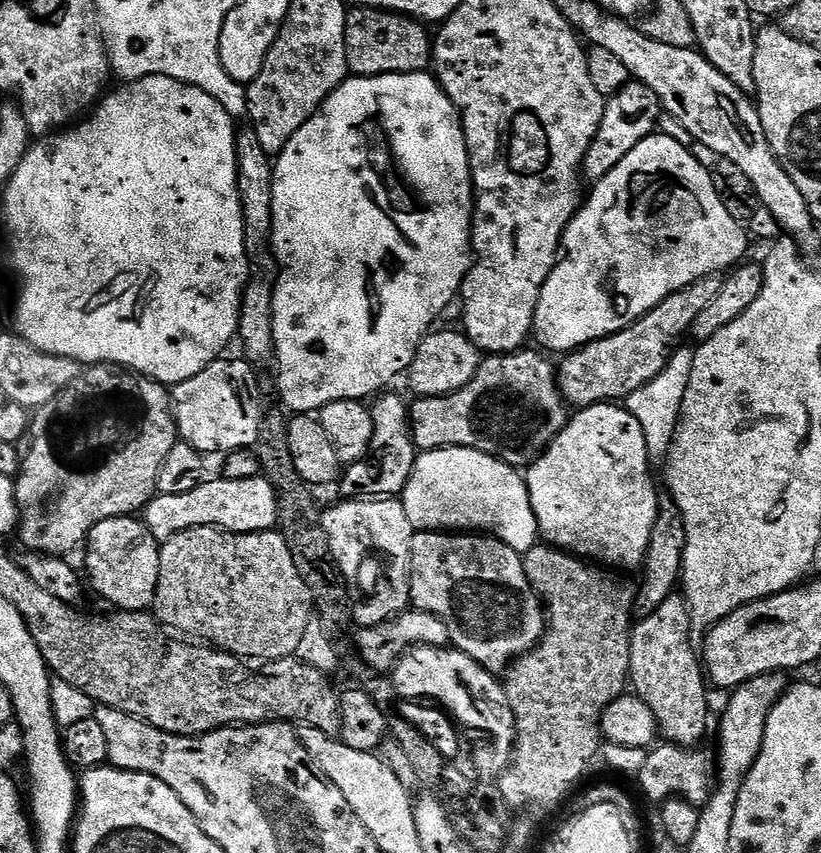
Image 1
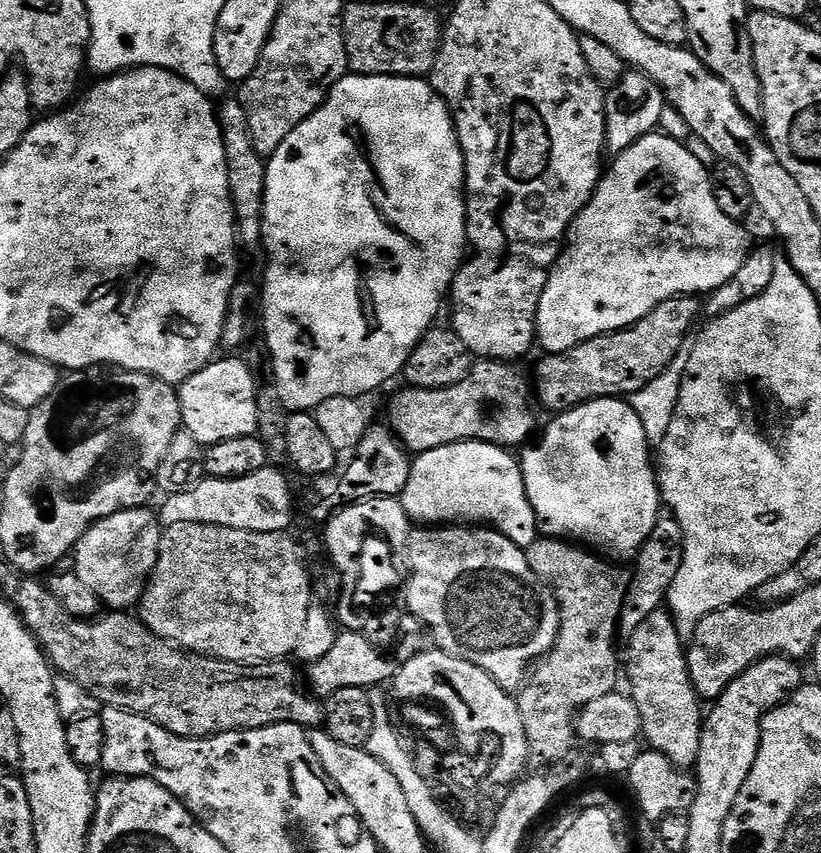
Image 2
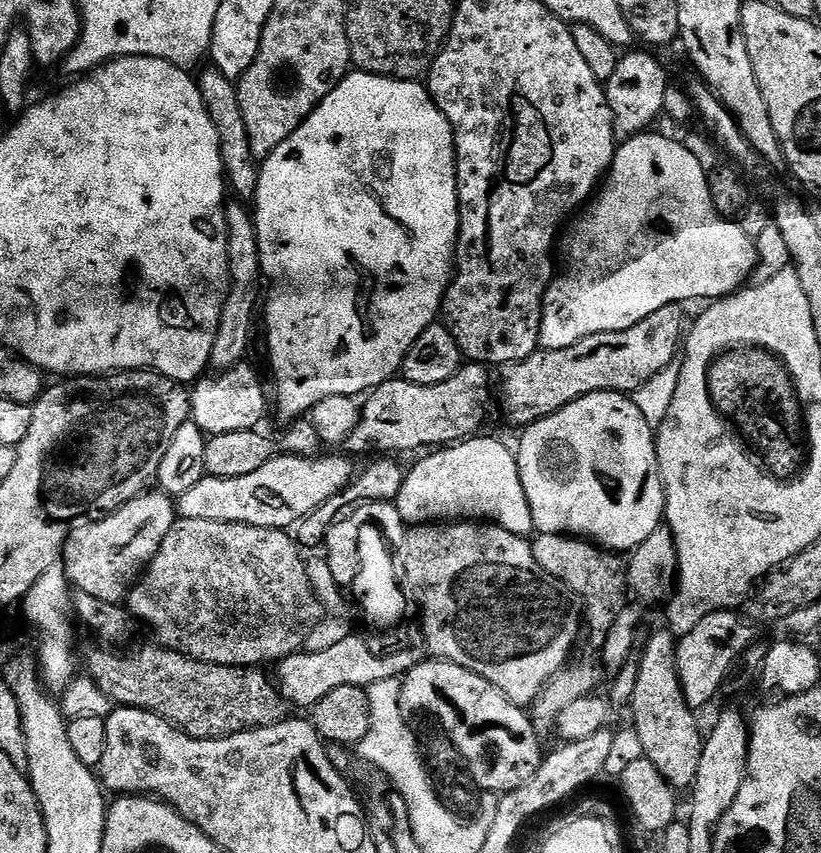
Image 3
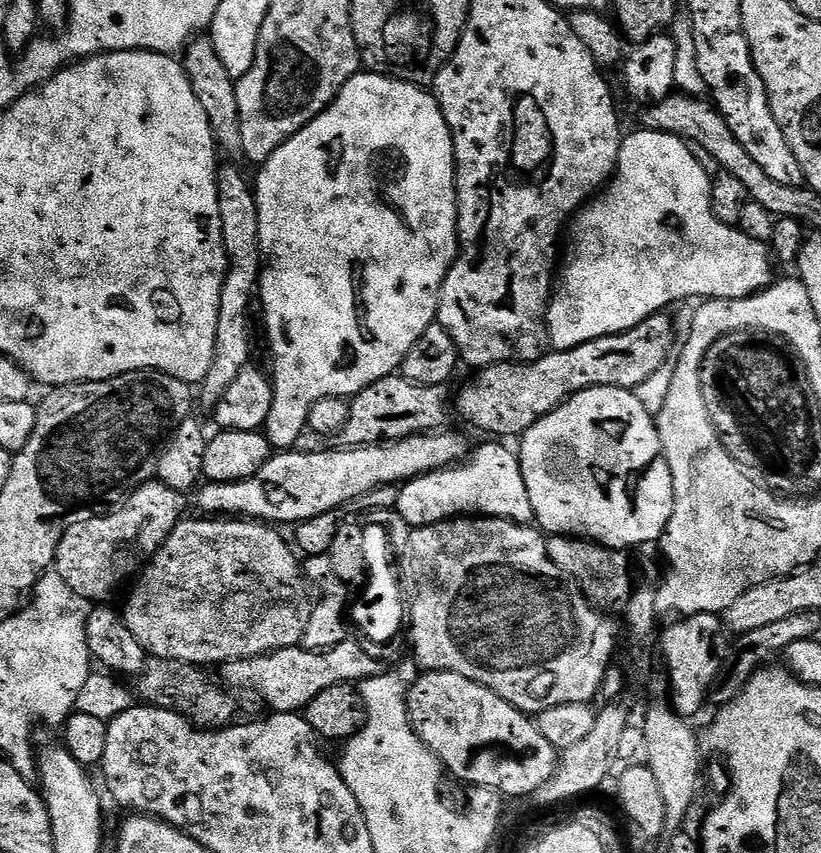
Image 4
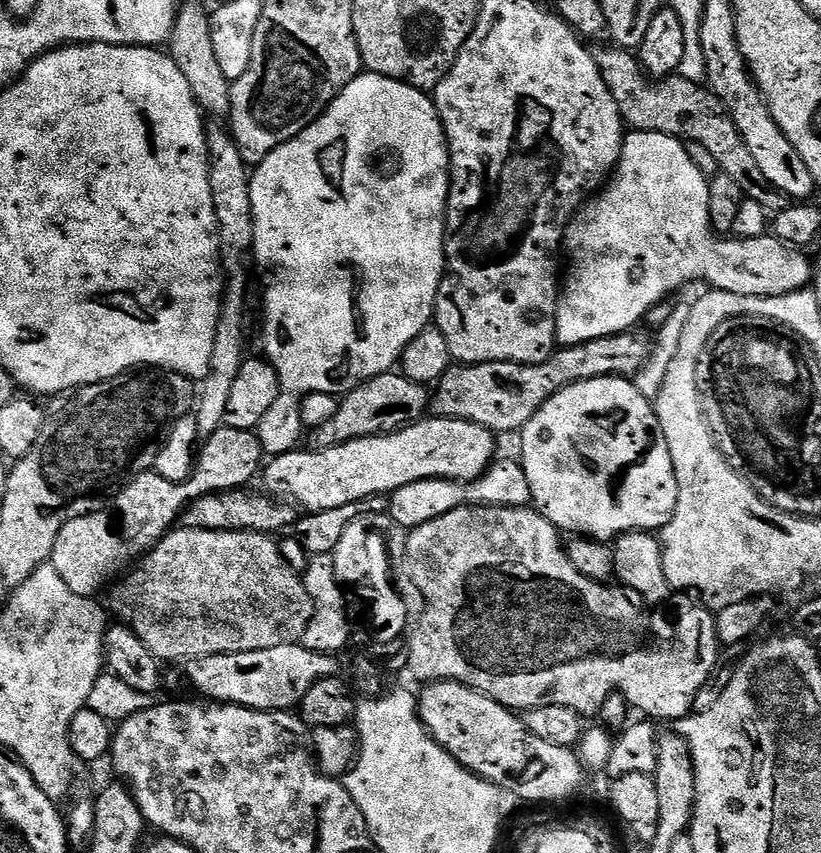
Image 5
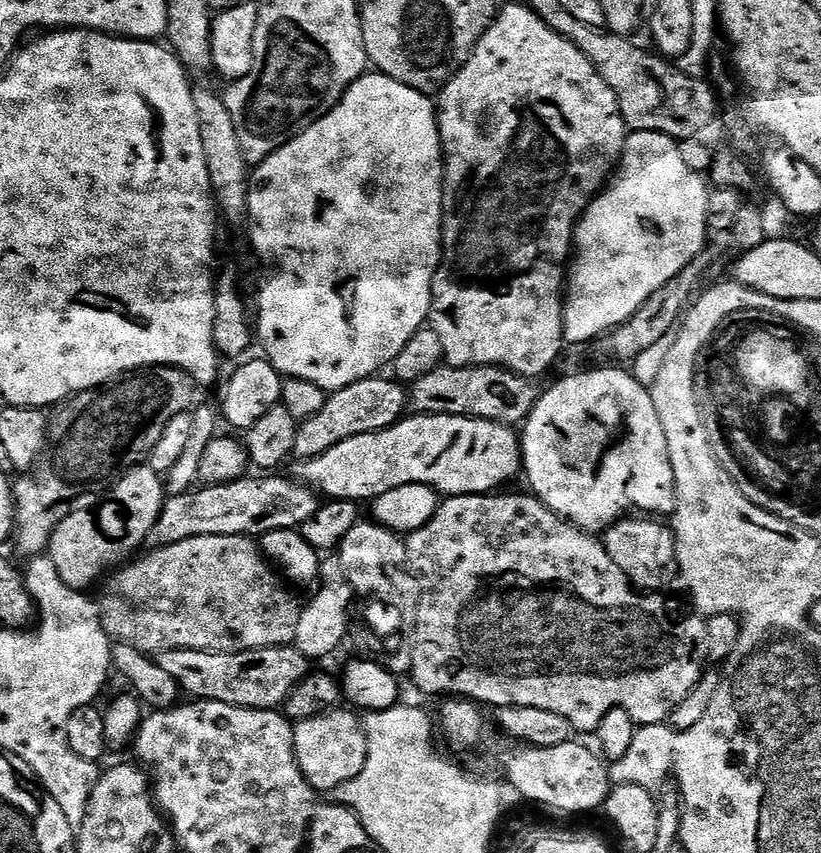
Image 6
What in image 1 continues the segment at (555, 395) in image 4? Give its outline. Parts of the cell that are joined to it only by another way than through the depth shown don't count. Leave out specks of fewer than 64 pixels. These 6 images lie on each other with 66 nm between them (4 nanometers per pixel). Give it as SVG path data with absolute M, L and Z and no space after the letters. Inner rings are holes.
M716 276L694 282L670 294L658 307L647 312L642 319L635 320L630 327L567 353L556 368L556 387L560 389L561 396L576 410L592 404L624 402L639 387L657 378L667 366L680 340L679 336L683 332L685 335L691 329L694 318L698 318L698 314L702 314L702 310L714 302L720 285L721 281Z

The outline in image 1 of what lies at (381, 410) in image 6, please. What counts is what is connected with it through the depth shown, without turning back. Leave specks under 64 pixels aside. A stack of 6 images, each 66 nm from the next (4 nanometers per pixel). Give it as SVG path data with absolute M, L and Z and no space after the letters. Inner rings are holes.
M539 351L506 352L483 357L474 378L462 390L445 396L422 396L410 404L412 441L420 452L439 448L473 448L490 454L517 470L527 469L544 453L552 439L568 425L570 408L556 387L556 368Z

